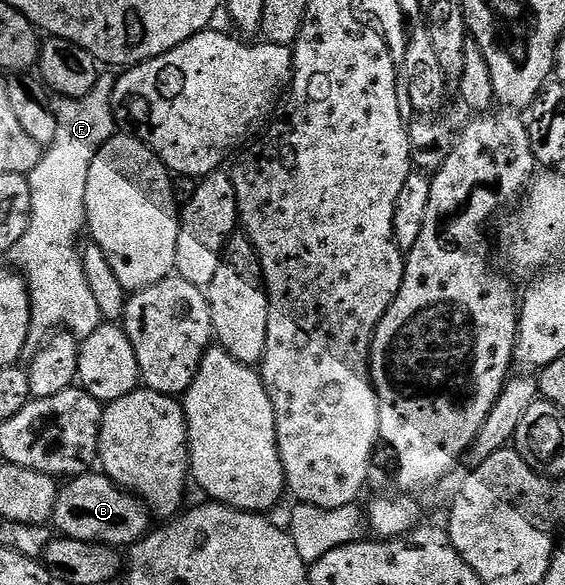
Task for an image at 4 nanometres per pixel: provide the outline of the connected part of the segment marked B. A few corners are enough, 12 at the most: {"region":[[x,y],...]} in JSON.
{"region":[[105,474],[73,477],[54,497],[63,537],[133,546],[151,513]]}

